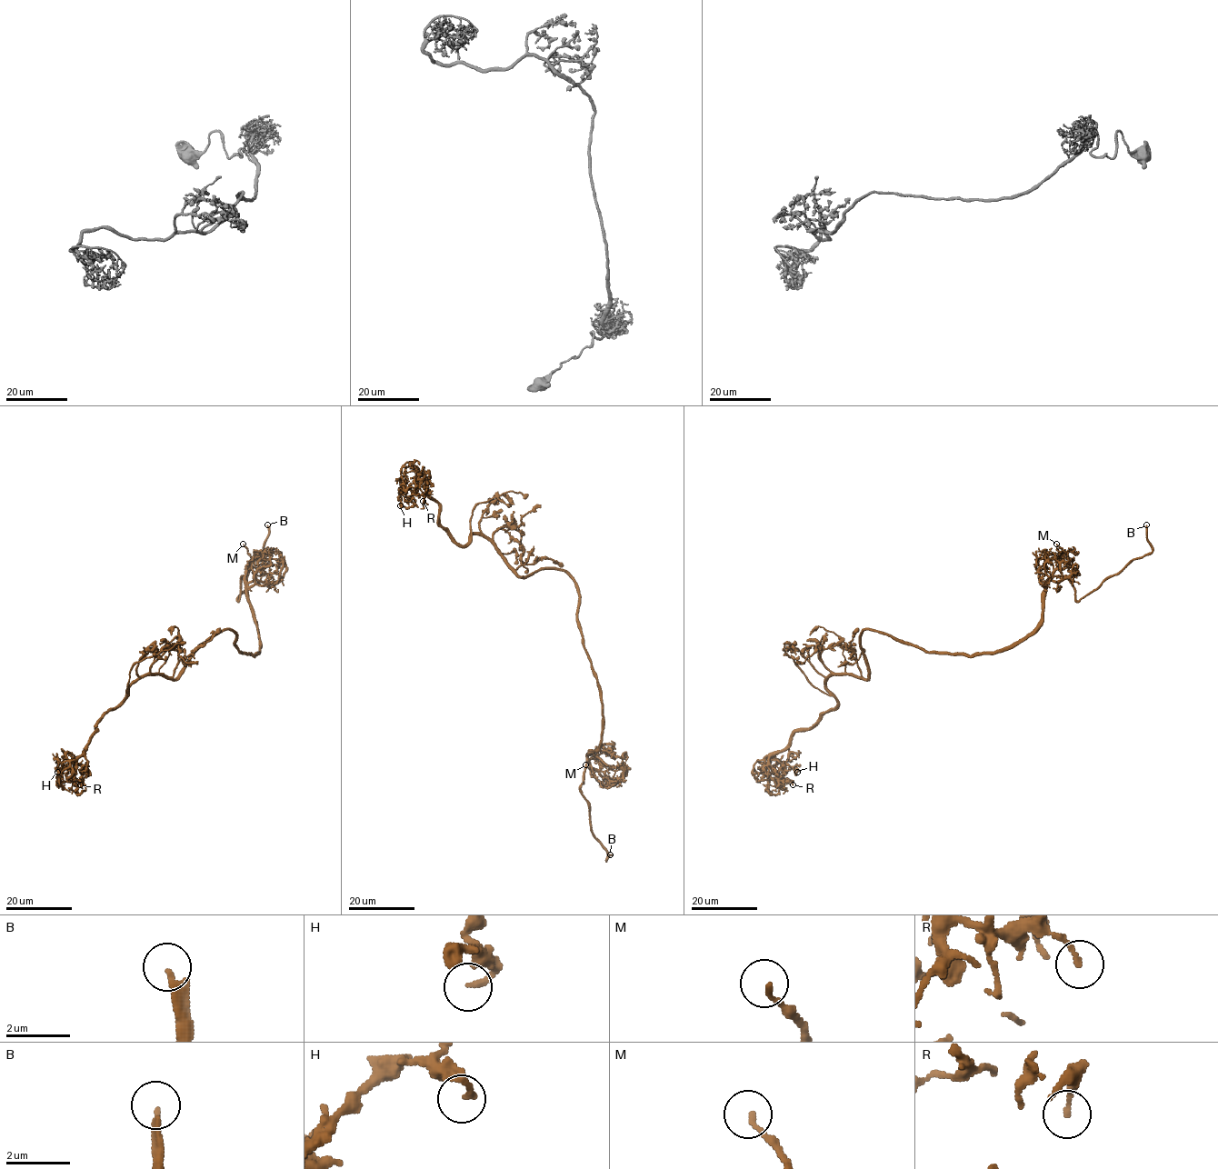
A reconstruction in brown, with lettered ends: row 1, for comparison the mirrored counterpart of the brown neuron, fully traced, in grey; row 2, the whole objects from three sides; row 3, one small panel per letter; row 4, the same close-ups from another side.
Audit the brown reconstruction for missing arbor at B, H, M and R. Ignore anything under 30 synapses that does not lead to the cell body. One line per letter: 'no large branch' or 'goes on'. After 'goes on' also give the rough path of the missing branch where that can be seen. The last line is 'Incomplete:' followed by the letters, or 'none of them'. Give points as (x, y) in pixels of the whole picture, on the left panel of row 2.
B: goes on; missing branch runs (267, 524), (261, 517), (260, 507), (270, 497), (250, 478)
H: no large branch
M: no large branch
R: no large branch
Incomplete: B

